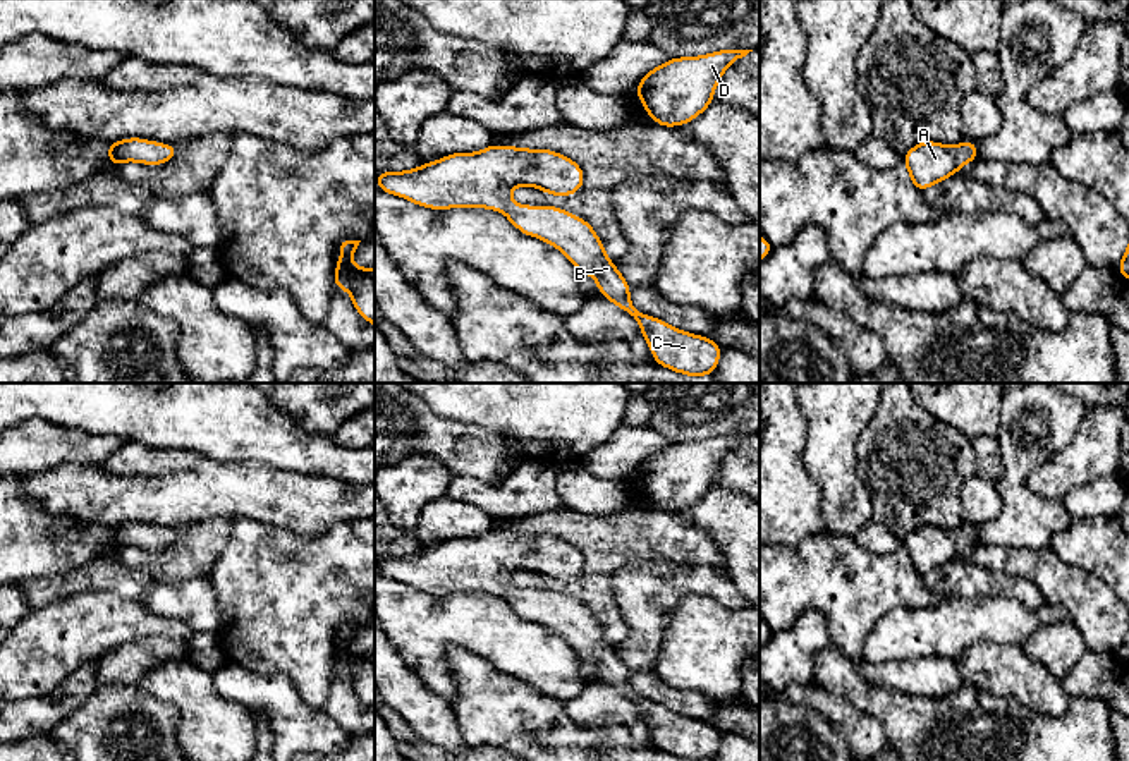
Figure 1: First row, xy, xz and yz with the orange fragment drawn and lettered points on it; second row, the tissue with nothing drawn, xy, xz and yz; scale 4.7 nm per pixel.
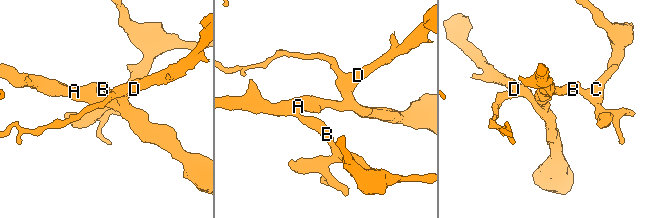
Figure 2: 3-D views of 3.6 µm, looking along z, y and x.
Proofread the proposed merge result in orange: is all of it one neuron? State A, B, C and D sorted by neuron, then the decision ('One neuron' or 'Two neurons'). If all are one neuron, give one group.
Groups: A B C D. One neuron

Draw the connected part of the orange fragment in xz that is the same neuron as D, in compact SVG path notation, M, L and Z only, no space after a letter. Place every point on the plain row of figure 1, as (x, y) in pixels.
M718 435L703 441L670 443L648 455L634 478L655 508L686 510L710 491L727 452L749 436Z

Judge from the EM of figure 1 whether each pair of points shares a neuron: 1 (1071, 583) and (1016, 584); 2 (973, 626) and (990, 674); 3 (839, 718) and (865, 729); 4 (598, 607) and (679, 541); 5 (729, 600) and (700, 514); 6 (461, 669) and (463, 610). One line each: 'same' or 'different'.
1: different
2: different
3: same
4: same
5: different
6: different

